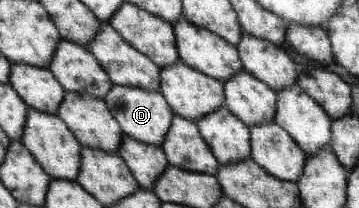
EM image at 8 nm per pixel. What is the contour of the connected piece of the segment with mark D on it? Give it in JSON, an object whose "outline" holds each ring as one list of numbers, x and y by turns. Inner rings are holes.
{"outline":[[113,85,103,102,120,126,122,134,143,144,162,146,174,114,159,91,143,91,135,87]]}

